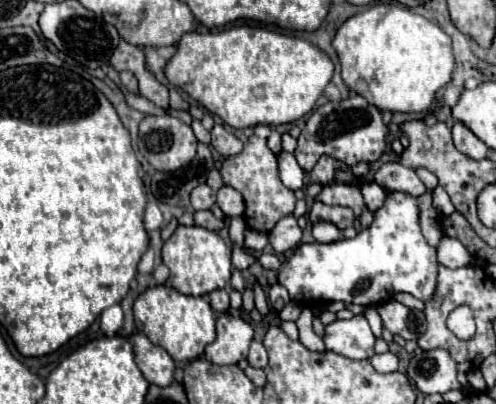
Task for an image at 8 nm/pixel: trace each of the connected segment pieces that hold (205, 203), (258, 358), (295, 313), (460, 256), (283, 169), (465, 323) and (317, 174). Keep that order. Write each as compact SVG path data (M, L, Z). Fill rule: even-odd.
M197 185L191 191L191 205L195 211L199 209L211 209L211 205L215 203L215 191L209 185Z
M253 341L251 343L247 359L249 359L251 367L261 367L263 369L267 365L267 351L265 351L265 347L263 347L261 341Z
M289 303L281 313L279 313L279 317L281 317L281 321L297 321L297 317L299 317L299 313L301 313L301 305L297 305L297 303Z
M445 235L437 245L437 261L449 269L457 269L467 267L471 263L471 255L459 239Z
M281 151L277 155L277 159L279 159L279 179L283 181L283 185L289 189L303 189L303 175L305 173L299 167L293 153Z
M467 305L457 307L449 319L447 319L449 329L459 337L459 339L471 339L475 333L475 321L473 321L473 313Z
M323 155L317 165L313 167L311 171L311 181L313 183L319 183L319 185L327 185L327 183L333 183L335 179L335 165L333 165L333 159Z

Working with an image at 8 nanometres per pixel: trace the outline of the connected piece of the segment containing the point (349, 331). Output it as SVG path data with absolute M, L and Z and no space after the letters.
M363 315L327 325L323 341L327 351L345 355L349 359L371 359L375 355L375 335Z

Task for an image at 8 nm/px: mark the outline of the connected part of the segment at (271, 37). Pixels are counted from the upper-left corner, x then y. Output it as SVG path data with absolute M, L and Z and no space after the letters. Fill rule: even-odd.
M241 25L217 33L185 33L177 45L175 55L165 65L165 77L175 87L183 89L191 99L199 101L207 111L219 115L229 127L245 129L259 123L295 123L303 115L311 113L315 101L321 97L323 89L333 77L333 63L321 49L313 47L313 43L305 39L271 31L265 26Z

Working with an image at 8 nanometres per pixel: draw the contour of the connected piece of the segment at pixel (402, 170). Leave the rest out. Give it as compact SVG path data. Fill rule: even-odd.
M385 163L375 173L375 183L385 191L401 191L409 195L423 195L427 189L417 177L415 169L409 169L401 163Z

